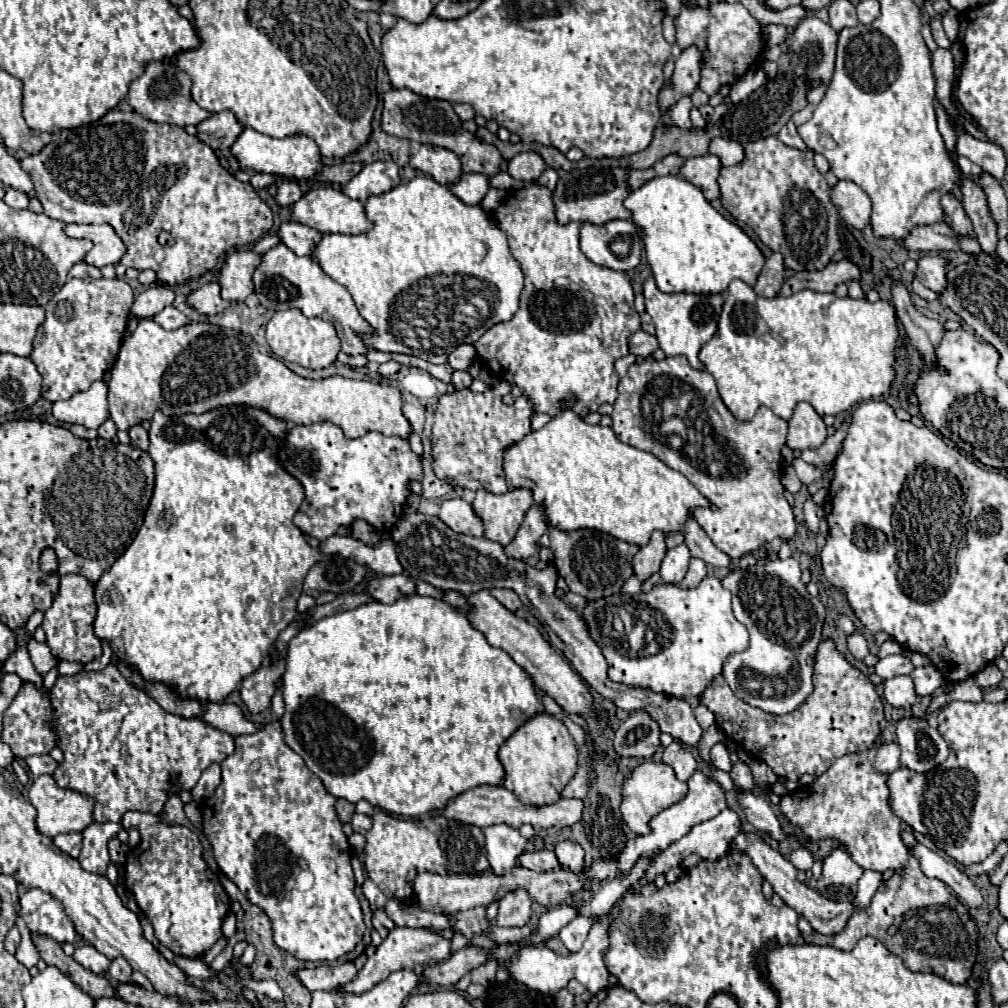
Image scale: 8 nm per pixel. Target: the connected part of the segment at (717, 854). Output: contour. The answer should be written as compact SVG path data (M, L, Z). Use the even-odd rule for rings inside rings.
M724 809L718 817L714 817L714 819L710 819L710 821L704 821L704 823L692 827L692 831L690 831L688 835L684 835L680 841L676 841L676 843L672 843L668 849L664 849L664 851L660 853L660 857L658 857L658 859L652 863L652 867L648 869L646 877L640 879L640 881L632 887L632 891L638 889L640 885L652 883L658 873L668 873L672 865L680 865L682 859L684 859L686 855L690 855L690 853L698 853L702 859L712 859L712 861L724 857L724 855L728 853L728 845L732 843L732 837L736 837L736 833L740 833L740 831L742 831L742 827L740 827L740 817L738 817L738 813L732 811L732 809Z

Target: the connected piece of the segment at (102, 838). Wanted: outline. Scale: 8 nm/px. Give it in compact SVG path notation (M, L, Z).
M92 823L88 825L82 833L84 833L84 845L80 851L80 865L86 871L104 875L106 867L110 863L110 855L108 855L108 841L110 837L114 837L118 831L122 829L120 823Z

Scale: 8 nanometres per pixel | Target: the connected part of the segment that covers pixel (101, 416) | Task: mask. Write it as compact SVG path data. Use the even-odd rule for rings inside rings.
M96 381L88 391L76 393L66 401L56 401L52 413L62 423L80 423L88 429L98 429L110 417L106 395L106 381Z

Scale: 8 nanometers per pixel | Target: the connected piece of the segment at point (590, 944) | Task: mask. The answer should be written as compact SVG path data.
M592 925L590 929L590 935L584 943L584 947L570 955L570 957L560 957L556 955L554 951L550 951L548 947L542 947L542 949L536 949L536 947L522 947L514 953L514 957L506 963L500 963L500 967L504 967L508 971L508 975L520 983L524 983L526 987L530 989L536 989L540 993L548 993L548 995L556 995L562 987L568 985L570 979L578 979L592 995L598 993L600 989L606 989L608 987L608 969L604 965L604 953L608 949L608 935L606 935L608 927L606 925Z

